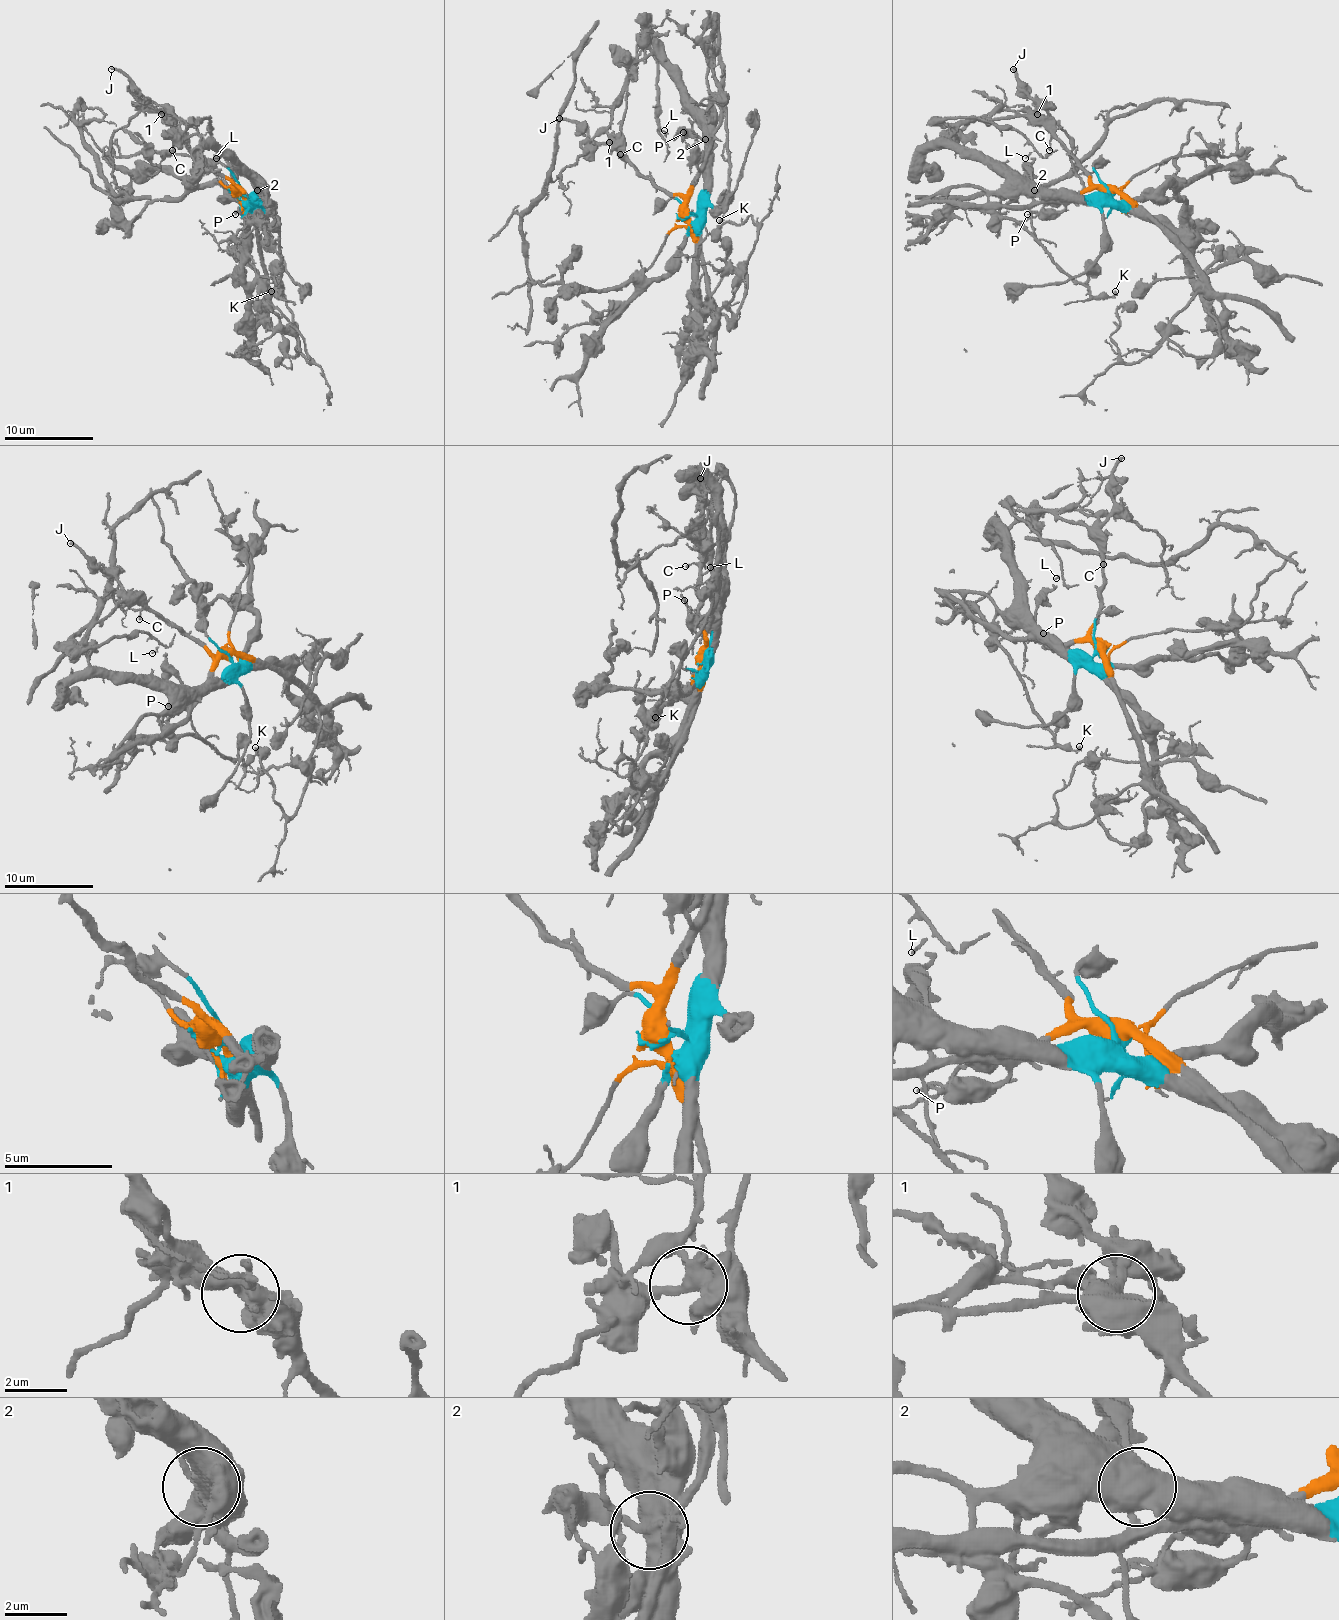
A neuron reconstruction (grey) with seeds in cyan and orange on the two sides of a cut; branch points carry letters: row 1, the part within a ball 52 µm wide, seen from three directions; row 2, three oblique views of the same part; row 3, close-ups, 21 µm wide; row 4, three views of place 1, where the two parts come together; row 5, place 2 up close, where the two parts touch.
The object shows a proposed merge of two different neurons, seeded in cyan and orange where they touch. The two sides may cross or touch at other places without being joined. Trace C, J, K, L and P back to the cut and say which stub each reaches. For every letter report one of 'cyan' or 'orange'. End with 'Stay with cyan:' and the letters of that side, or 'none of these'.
C: orange
J: orange
K: cyan
L: cyan
P: orange
Stay with cyan: K, L

